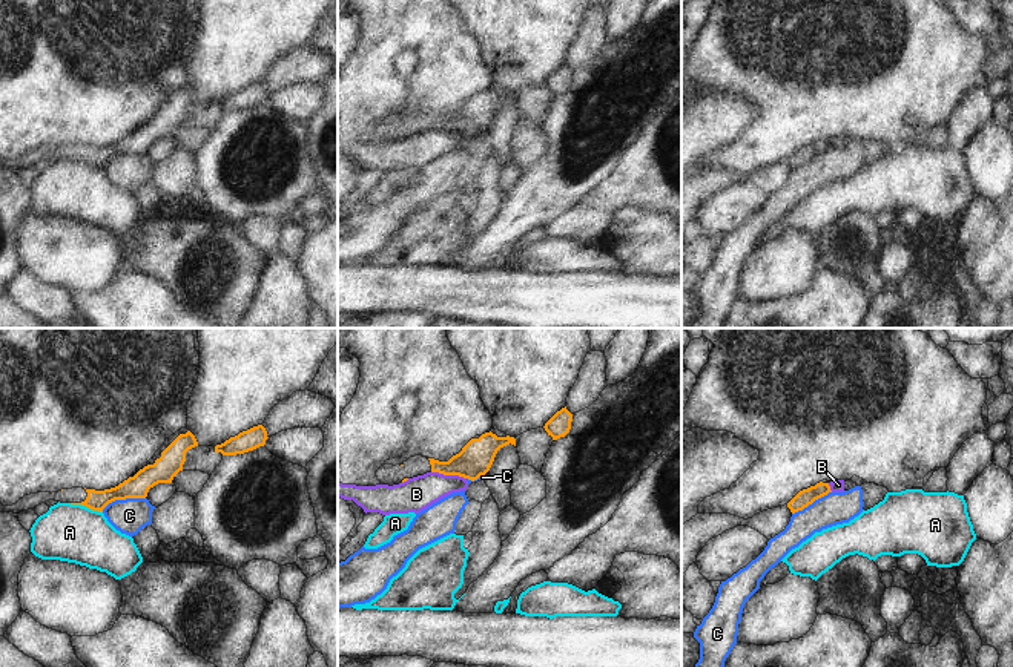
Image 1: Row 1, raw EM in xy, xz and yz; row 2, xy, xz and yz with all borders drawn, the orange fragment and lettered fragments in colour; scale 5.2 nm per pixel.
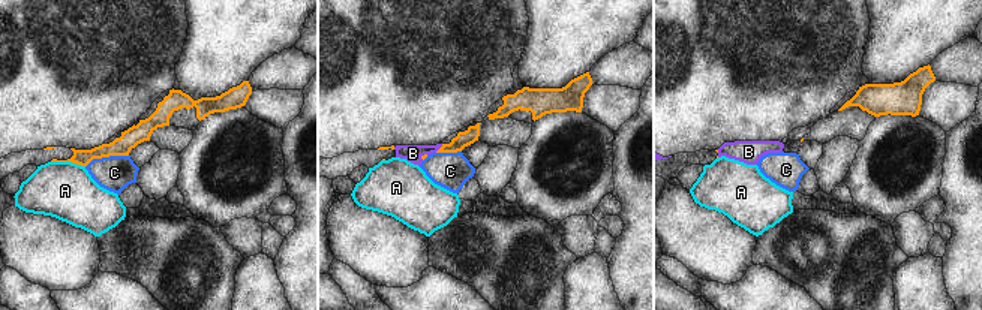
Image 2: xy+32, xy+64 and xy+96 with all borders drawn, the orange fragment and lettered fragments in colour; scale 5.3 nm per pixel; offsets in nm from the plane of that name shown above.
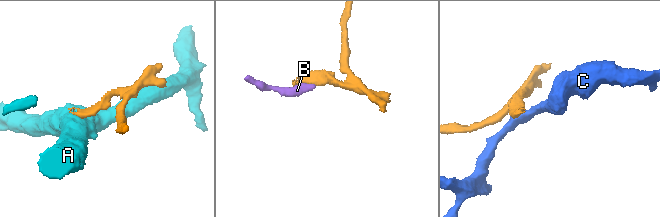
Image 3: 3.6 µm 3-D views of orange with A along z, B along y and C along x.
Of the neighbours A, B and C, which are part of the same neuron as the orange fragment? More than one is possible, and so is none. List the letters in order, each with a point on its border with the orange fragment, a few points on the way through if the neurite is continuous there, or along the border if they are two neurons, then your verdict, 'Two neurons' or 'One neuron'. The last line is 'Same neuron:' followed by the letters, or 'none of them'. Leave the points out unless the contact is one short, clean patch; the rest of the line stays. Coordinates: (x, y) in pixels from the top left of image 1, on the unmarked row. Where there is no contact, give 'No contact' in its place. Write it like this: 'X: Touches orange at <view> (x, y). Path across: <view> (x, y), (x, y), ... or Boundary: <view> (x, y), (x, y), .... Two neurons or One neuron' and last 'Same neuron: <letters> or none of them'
A: Touches orange at xy (86, 163). Boundary: xy (69, 160), (79, 160), (102, 169). Two neurons
B: Touches orange at xz (448, 131). Boundary: xz (432, 128), (462, 132), (465, 135). Two neurons
C: Touches orange at xy (123, 155). Boundary: xy (145, 154), (115, 155), (102, 167). Two neurons
Same neuron: none of them.

